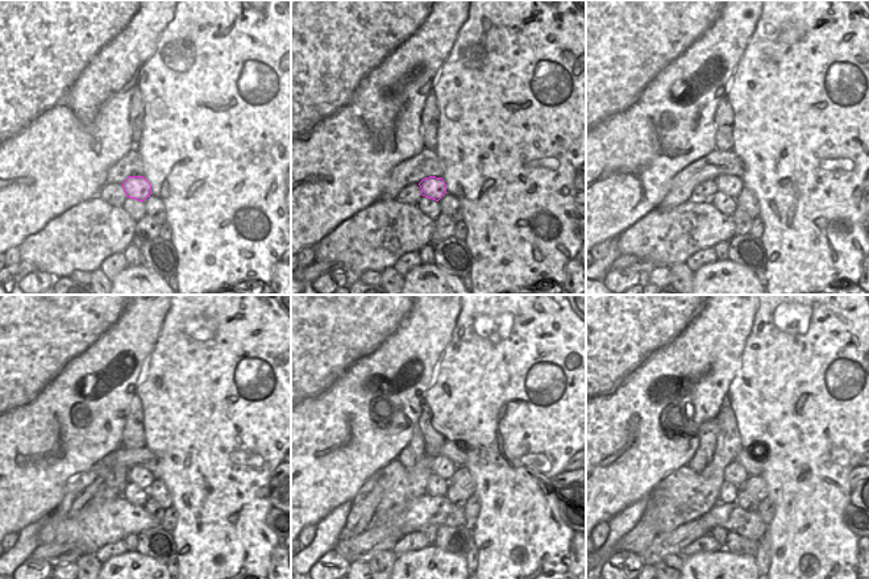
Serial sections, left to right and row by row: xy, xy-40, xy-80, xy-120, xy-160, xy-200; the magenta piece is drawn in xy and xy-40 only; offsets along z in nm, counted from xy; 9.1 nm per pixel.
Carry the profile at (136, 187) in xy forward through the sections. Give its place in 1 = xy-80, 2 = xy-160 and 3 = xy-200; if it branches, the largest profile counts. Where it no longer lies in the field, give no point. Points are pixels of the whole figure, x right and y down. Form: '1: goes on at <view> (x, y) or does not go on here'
1: goes on at xy-80 (731, 186)
2: goes on at xy-160 (443, 467)
3: goes on at xy-200 (735, 474)

